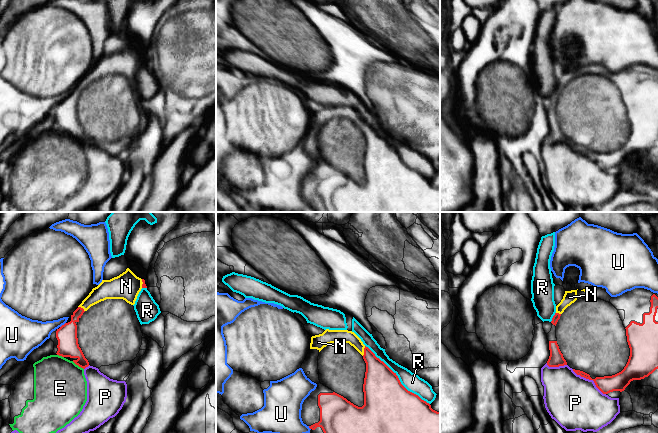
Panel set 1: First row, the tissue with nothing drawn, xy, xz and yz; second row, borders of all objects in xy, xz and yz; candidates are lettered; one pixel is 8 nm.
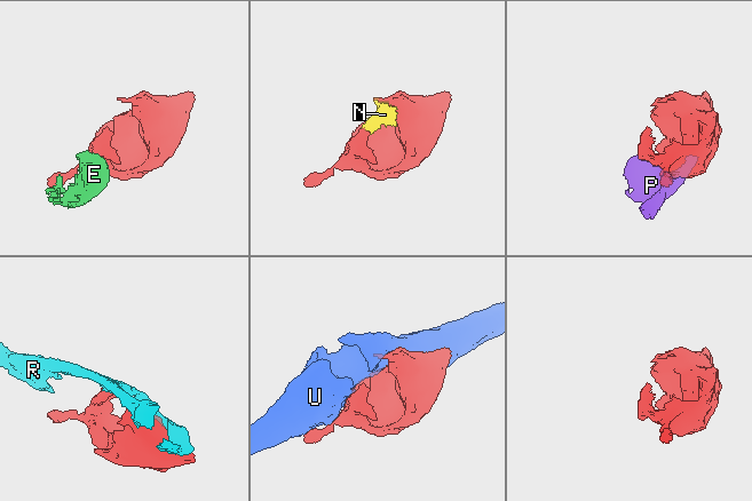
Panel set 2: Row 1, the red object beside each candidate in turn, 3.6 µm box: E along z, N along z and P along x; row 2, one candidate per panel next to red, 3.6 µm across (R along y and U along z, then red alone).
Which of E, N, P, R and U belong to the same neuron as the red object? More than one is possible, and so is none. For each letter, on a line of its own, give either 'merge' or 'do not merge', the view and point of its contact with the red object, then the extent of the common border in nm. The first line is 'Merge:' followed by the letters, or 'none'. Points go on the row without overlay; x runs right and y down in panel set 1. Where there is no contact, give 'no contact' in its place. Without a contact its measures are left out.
Merge: N
E: do not merge | xy (78, 141) | 120 nm
N: merge | xz (364, 127) | 80 nm
P: do not merge | yz (590, 155) | 340 nm
R: do not merge | xz (398, 154) | 700 nm
U: do not merge | xy (62, 101) | 60 nm

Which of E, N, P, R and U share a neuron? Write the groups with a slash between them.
E P / N / R / U

